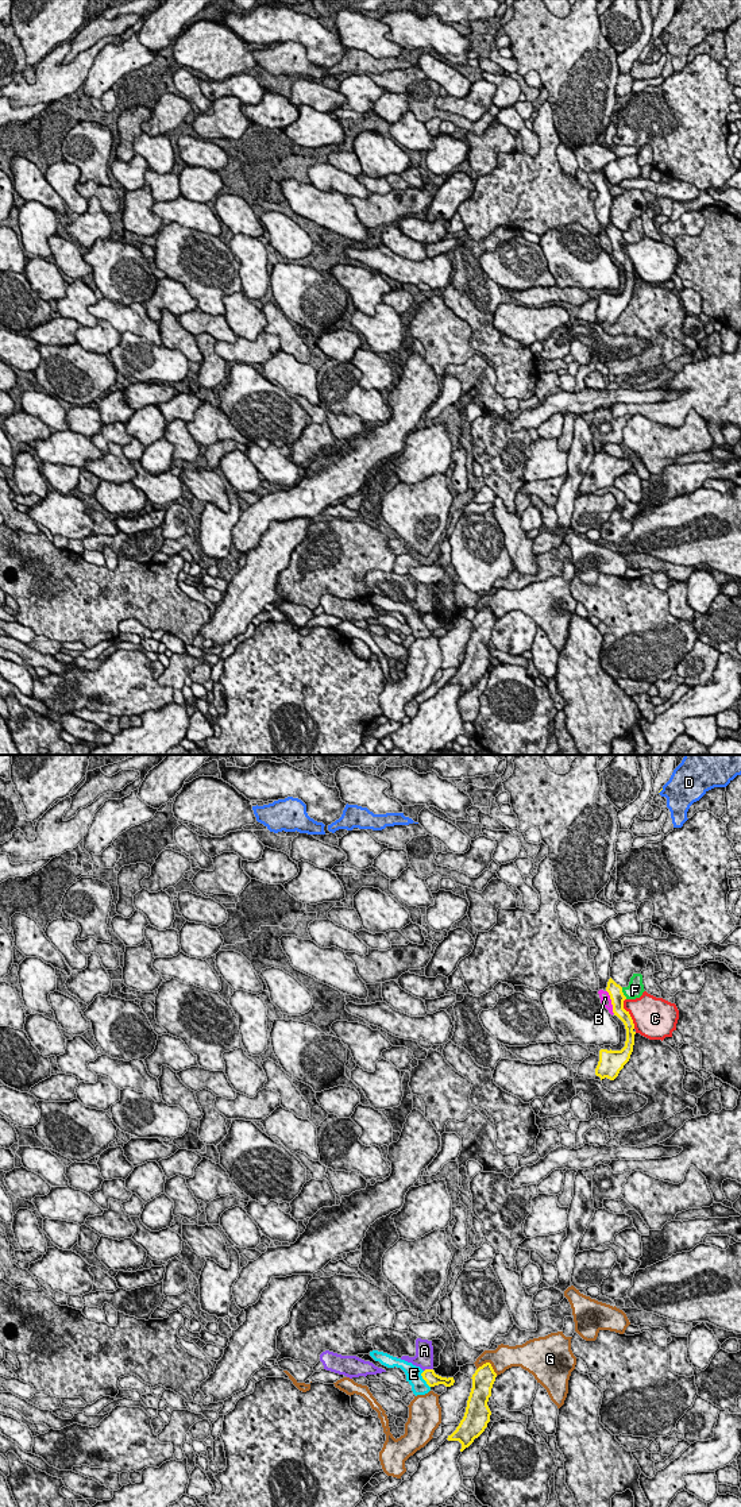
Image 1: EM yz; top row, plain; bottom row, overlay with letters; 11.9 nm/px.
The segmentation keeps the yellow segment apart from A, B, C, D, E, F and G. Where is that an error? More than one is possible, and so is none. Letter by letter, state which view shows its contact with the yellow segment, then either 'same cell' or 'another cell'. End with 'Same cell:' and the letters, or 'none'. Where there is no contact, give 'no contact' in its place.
A: yz | another cell
B: yz | another cell
C: yz | another cell
D: yz | another cell
E: yz | another cell
F: yz | another cell
G: yz | another cell
Same cell: none

